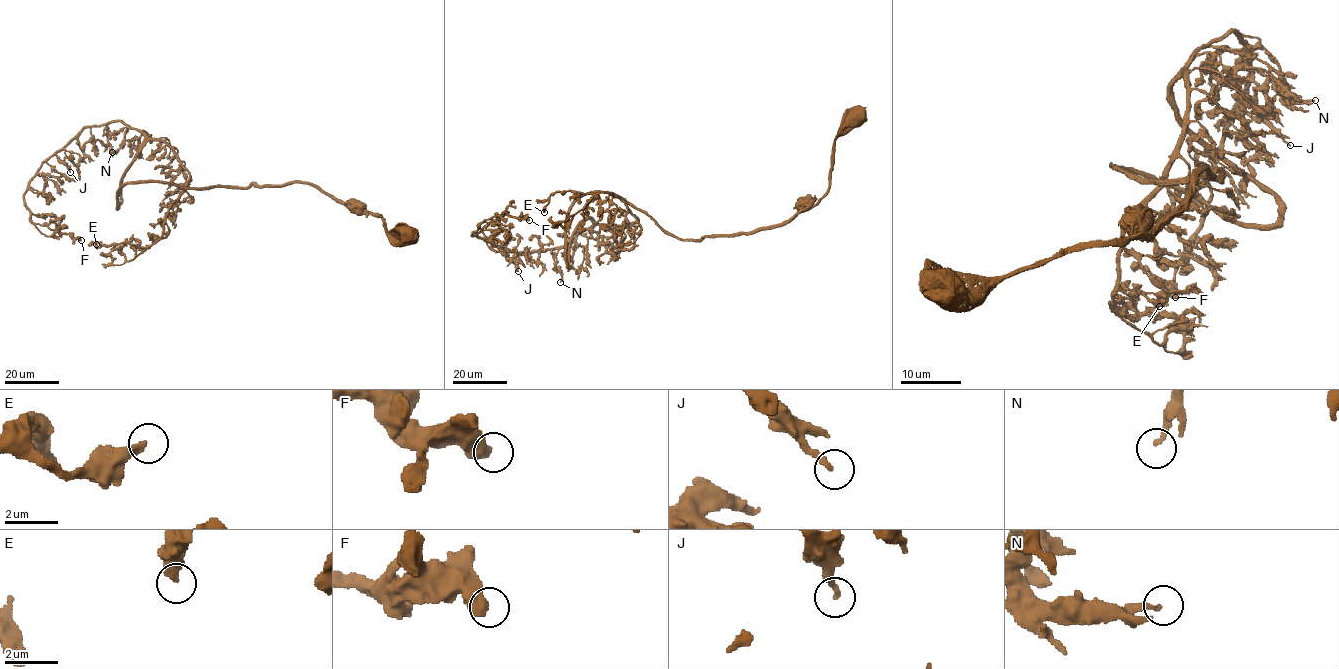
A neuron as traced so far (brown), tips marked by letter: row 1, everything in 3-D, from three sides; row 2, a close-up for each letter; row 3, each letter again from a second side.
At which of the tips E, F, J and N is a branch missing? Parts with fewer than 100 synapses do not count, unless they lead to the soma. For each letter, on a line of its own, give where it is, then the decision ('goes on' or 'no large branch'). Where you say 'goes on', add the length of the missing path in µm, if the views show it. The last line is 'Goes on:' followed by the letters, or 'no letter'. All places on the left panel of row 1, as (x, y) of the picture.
E: at (96, 244); no large branch
F: at (81, 240); no large branch
J: at (70, 172); no large branch
N: at (112, 152); no large branch
Goes on: no letter

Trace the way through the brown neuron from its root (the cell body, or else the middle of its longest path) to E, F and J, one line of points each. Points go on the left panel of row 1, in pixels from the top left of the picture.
E: (409, 235), (300, 182), (131, 181), (118, 208), (149, 140), (189, 175), (163, 235), (96, 244)
F: (409, 235), (300, 182), (131, 181), (118, 208), (144, 135), (110, 121), (24, 196), (43, 234), (81, 240)
J: (409, 235), (300, 182), (131, 181), (118, 208), (144, 138), (120, 121), (85, 127), (56, 154), (70, 172)

